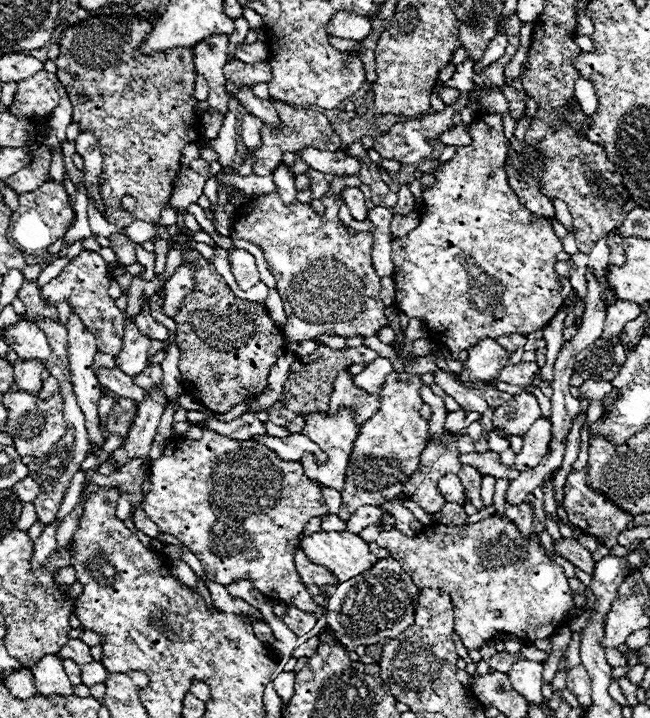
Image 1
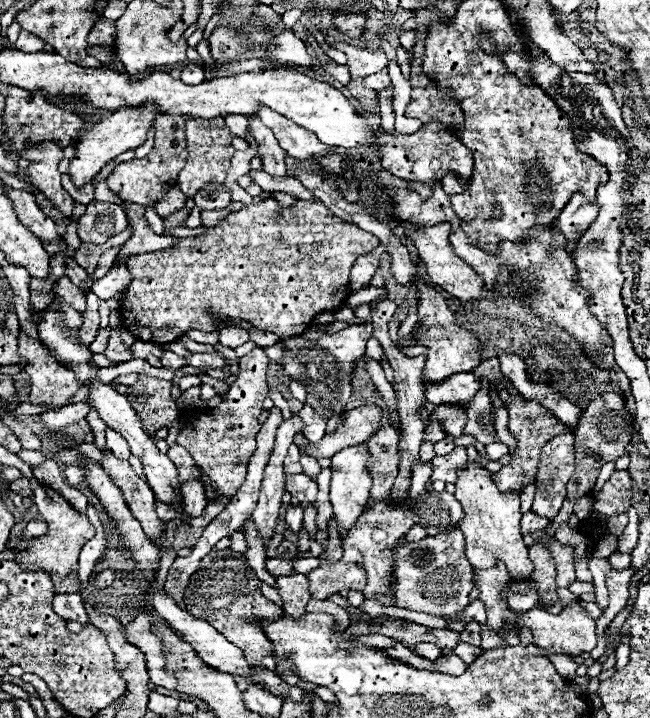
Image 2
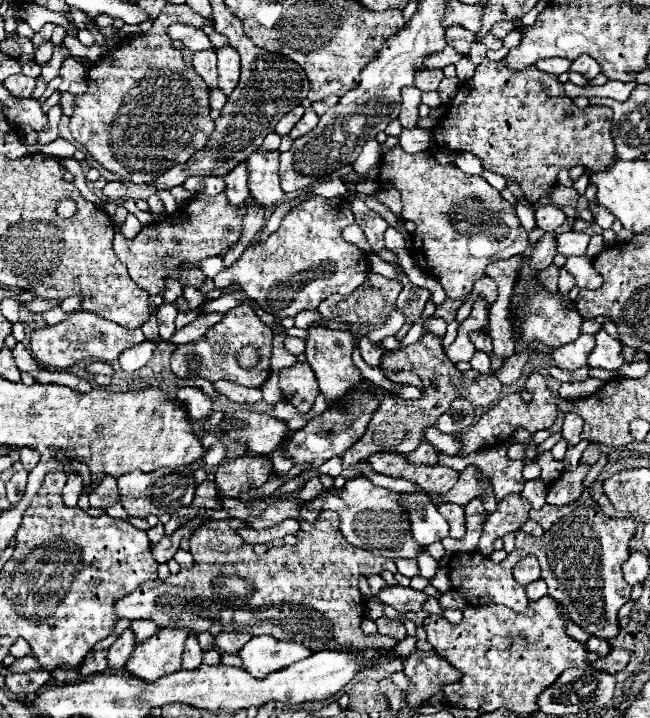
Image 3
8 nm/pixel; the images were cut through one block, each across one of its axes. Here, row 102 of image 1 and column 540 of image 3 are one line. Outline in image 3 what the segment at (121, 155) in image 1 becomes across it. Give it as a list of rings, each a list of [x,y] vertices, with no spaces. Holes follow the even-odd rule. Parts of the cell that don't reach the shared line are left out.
[[[484,60],[484,62],[476,68],[474,78],[472,78],[472,80],[466,80],[466,82],[460,86],[458,94],[454,96],[454,100],[452,100],[452,104],[450,104],[448,114],[444,114],[444,116],[438,120],[438,124],[436,124],[434,130],[432,130],[432,136],[434,136],[434,142],[436,142],[438,146],[446,148],[446,150],[452,150],[452,152],[470,152],[470,154],[478,156],[478,160],[482,162],[482,166],[484,166],[486,170],[492,170],[492,172],[496,172],[496,174],[500,174],[500,176],[504,176],[504,178],[508,178],[508,180],[514,180],[514,182],[520,186],[520,190],[524,192],[524,198],[534,204],[538,198],[542,198],[546,192],[550,192],[552,186],[556,186],[556,174],[558,174],[562,168],[568,170],[568,168],[572,168],[572,166],[576,166],[576,164],[582,164],[588,172],[600,172],[600,170],[606,170],[606,168],[614,162],[614,142],[612,142],[612,136],[610,136],[610,126],[612,126],[612,110],[608,110],[606,106],[586,106],[584,110],[578,108],[578,106],[574,106],[574,102],[572,102],[570,98],[566,98],[564,88],[562,88],[562,84],[556,80],[554,74],[540,72],[540,70],[536,70],[536,66],[528,66],[528,68],[524,68],[524,70],[508,70],[508,66],[506,66],[504,60],[500,60],[500,62]]]

